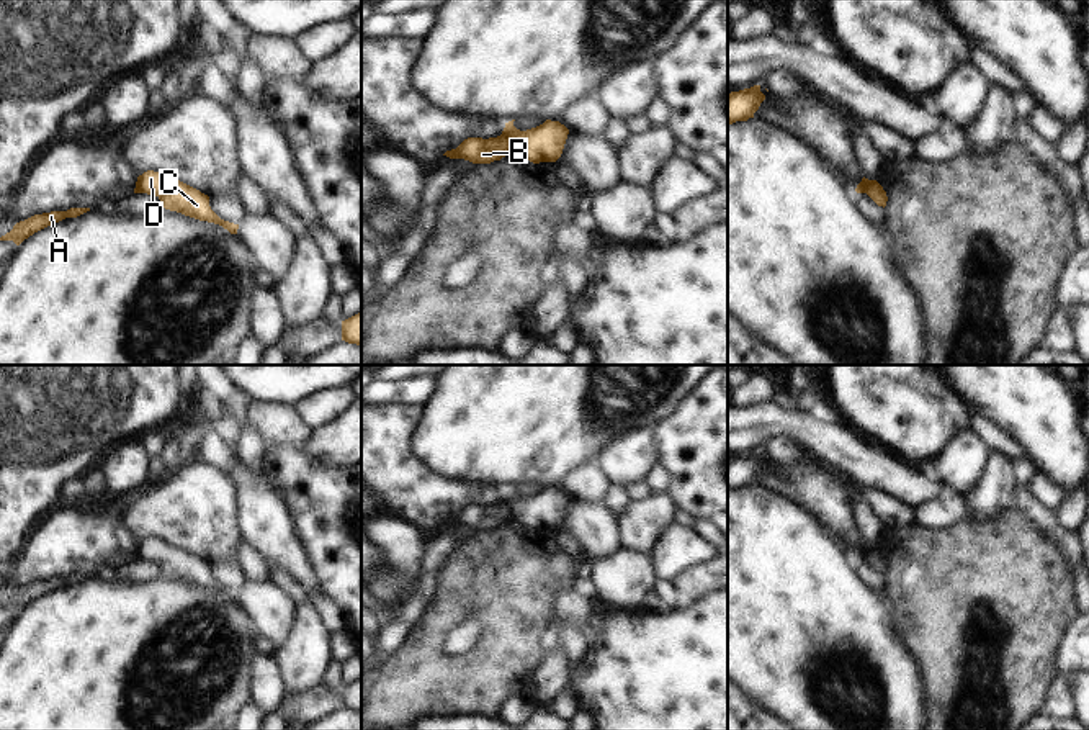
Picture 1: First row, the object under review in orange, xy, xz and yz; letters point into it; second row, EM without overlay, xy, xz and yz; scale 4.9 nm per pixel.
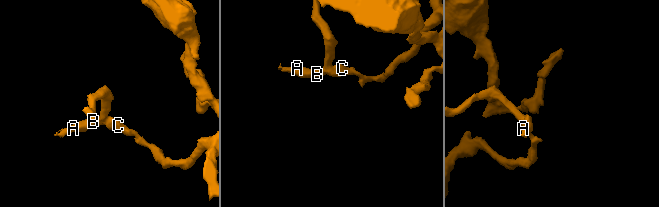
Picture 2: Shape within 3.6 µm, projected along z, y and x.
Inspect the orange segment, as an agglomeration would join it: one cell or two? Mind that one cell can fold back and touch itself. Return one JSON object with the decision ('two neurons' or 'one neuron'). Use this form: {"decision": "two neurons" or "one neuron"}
{"decision": "two neurons"}

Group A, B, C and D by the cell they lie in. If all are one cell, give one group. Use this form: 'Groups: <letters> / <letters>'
Groups: A B / C D.

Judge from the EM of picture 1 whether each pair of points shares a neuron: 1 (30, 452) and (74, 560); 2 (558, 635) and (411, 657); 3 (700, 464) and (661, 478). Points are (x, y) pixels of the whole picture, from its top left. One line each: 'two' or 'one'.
1: two
2: two
3: two

